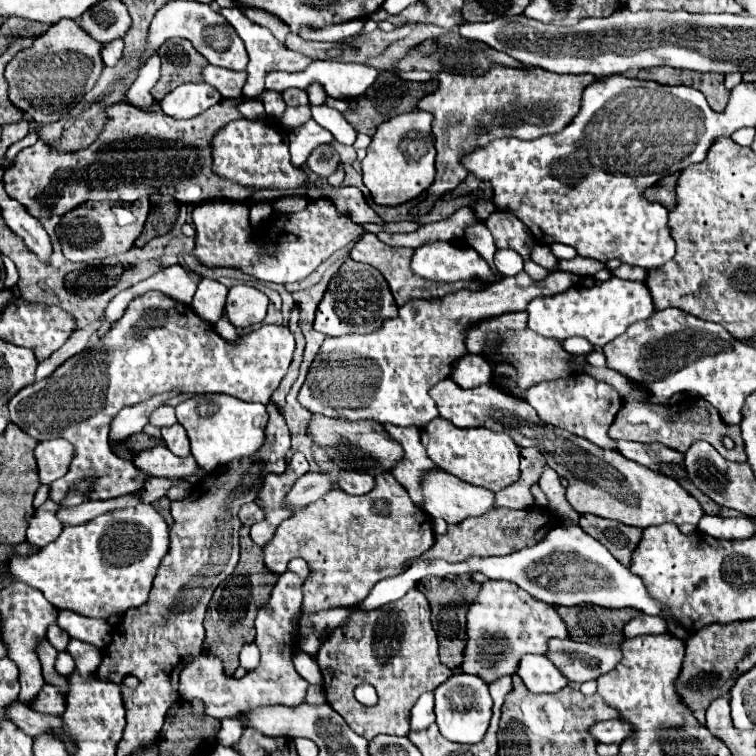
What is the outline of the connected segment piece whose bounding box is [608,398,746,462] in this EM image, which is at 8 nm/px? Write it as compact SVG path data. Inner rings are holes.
M688 398L688 400L682 400L676 406L664 406L664 408L662 406L642 404L642 402L624 404L622 410L616 414L616 420L610 426L608 436L612 440L634 440L634 442L644 442L644 444L660 442L660 444L664 444L668 448L678 450L678 452L686 452L690 448L690 444L694 444L698 440L706 440L726 460L736 460L736 462L744 462L746 460L740 428L738 426L726 426L722 422L718 410L714 406L710 406L706 400L702 400L702 398ZM722 436L730 436L734 440L734 448L732 450L724 448Z

